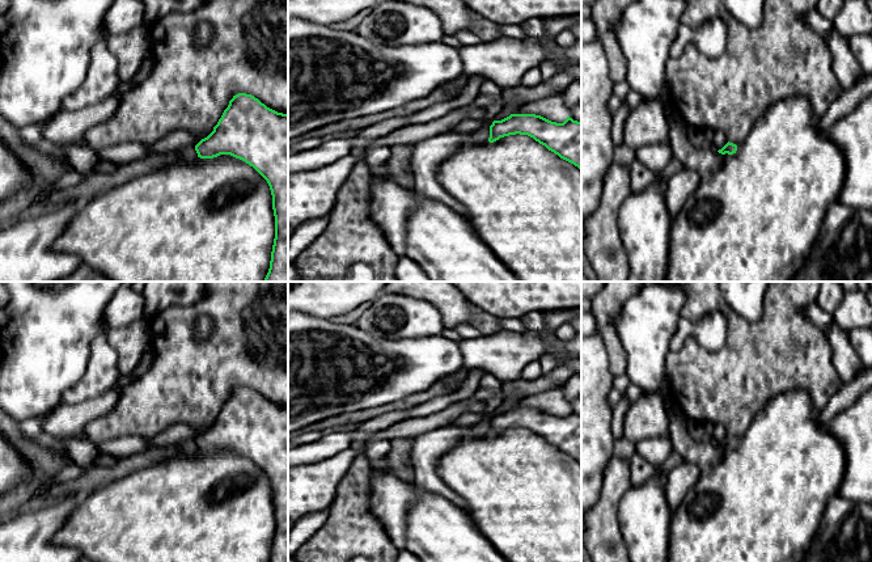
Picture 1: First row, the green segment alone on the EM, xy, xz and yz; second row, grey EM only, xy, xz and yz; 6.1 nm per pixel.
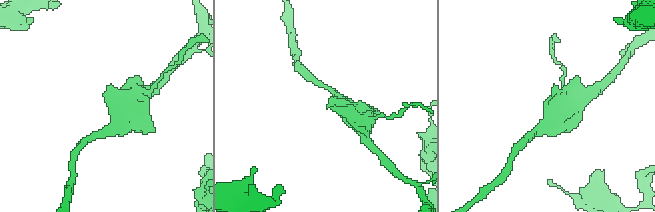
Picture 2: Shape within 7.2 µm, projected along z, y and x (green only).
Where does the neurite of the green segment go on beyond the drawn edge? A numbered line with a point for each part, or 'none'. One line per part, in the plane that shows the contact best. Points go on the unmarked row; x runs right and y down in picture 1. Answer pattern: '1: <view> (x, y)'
none

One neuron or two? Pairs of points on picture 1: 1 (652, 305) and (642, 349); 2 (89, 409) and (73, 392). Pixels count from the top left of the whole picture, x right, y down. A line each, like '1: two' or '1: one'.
1: one
2: two

